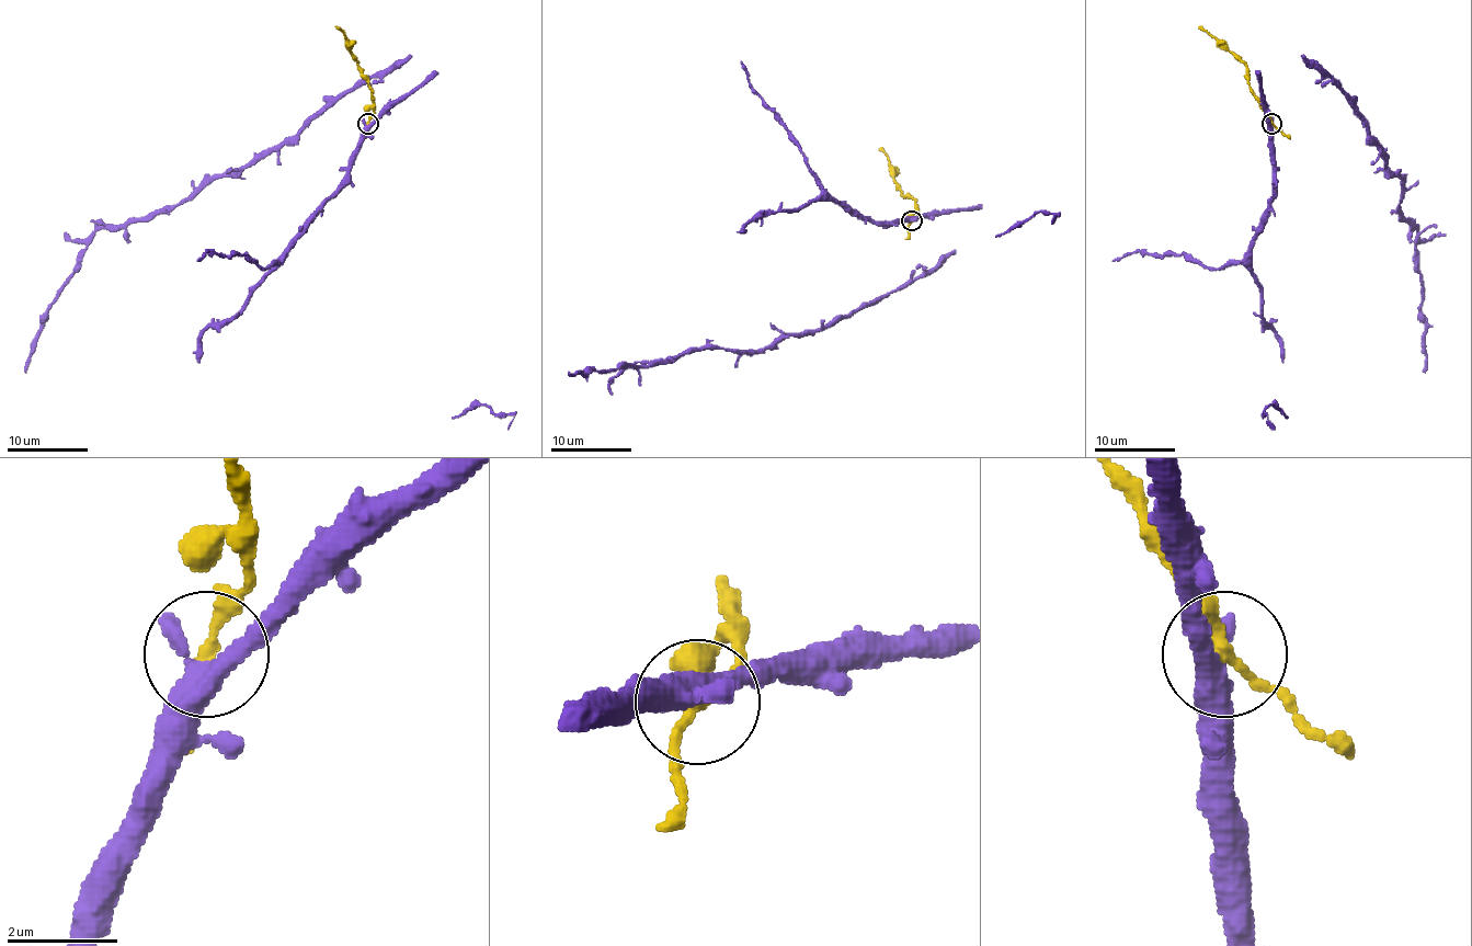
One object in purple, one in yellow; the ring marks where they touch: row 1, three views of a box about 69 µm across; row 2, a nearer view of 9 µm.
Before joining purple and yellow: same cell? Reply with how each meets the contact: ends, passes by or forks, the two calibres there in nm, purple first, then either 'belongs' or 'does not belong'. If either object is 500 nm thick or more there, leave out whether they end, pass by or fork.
purple forks | yellow passes by | 360/200 nm | belongs

